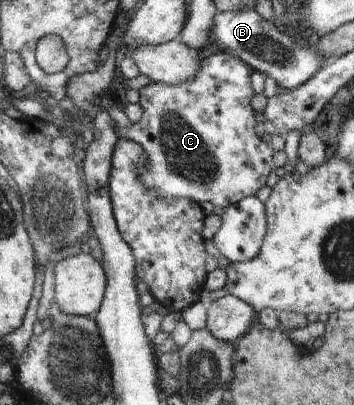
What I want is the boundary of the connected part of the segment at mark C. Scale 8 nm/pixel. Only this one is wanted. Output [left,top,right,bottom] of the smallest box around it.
[119,50,274,208]

